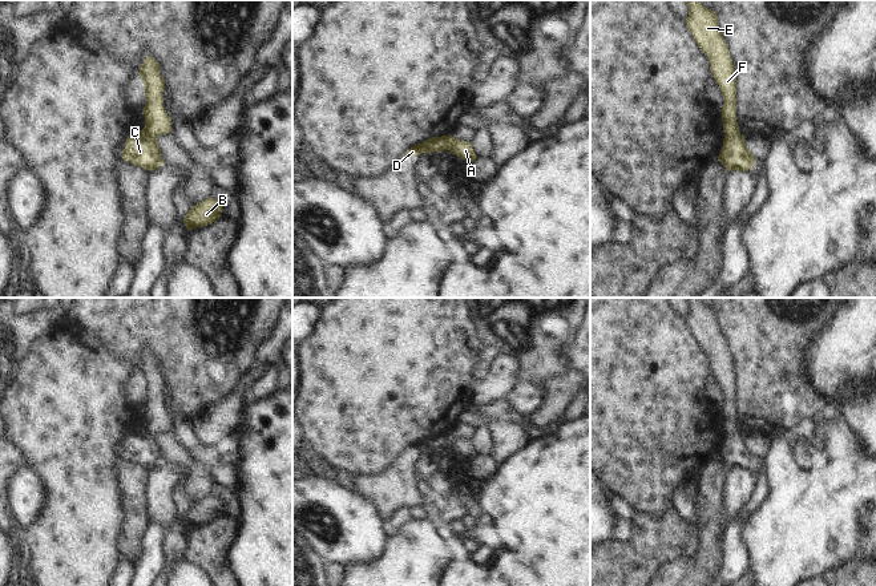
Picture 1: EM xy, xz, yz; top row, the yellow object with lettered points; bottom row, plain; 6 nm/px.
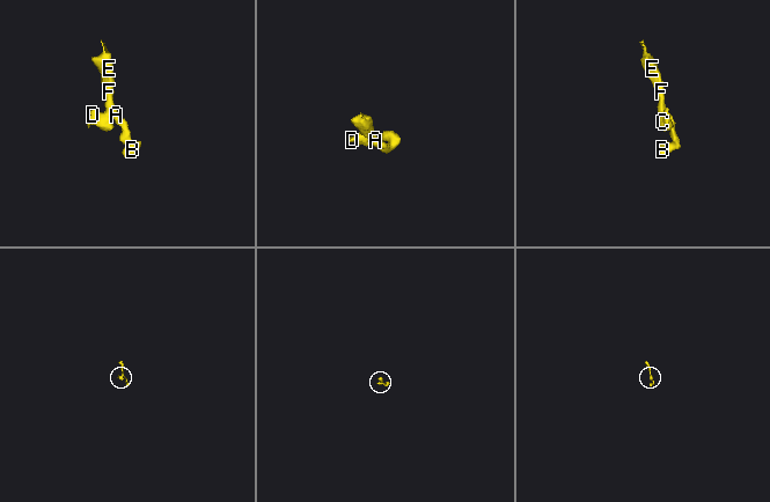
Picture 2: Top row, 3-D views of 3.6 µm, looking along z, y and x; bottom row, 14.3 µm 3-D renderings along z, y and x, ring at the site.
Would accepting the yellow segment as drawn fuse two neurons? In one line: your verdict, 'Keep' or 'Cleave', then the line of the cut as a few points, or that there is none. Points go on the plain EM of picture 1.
Cleave. Split along xz (448, 433), (451, 447).

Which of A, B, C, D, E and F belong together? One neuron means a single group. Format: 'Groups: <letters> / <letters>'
Groups: A B E F / C D.

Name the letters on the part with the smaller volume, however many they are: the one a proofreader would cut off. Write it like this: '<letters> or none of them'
C, D.

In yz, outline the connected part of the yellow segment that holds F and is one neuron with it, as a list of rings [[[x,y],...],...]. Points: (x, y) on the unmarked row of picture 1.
[[[687,298],[689,315],[685,318],[701,348],[710,357],[712,375],[720,385],[724,400],[722,404],[723,431],[740,432],[736,420],[736,375],[728,344],[723,336],[715,308],[705,306],[699,298]]]

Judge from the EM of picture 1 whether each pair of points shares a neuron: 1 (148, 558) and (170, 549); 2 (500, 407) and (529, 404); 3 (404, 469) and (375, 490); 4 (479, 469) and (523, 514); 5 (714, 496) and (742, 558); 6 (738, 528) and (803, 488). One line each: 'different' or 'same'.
1: different
2: different
3: same
4: different
5: different
6: different

